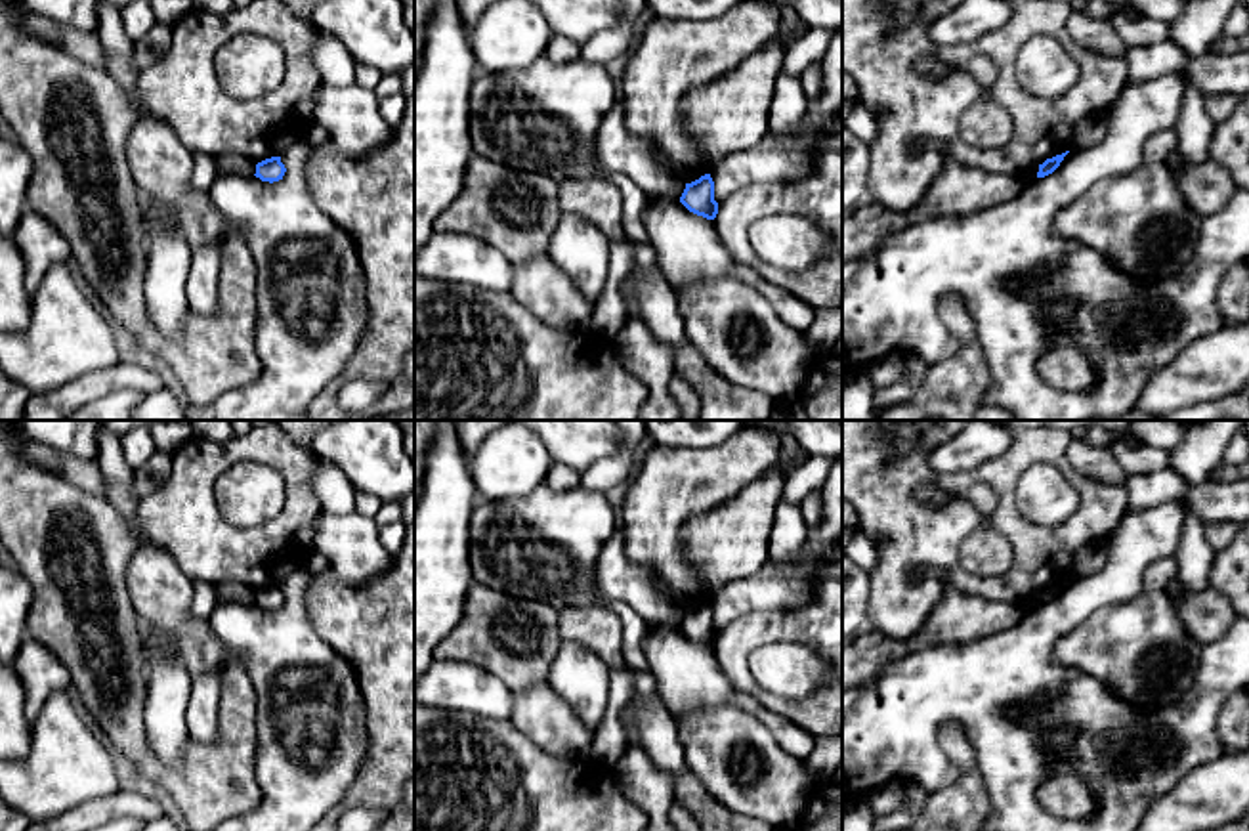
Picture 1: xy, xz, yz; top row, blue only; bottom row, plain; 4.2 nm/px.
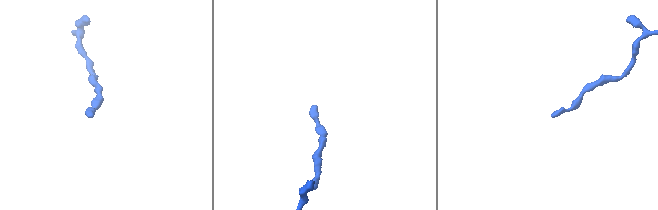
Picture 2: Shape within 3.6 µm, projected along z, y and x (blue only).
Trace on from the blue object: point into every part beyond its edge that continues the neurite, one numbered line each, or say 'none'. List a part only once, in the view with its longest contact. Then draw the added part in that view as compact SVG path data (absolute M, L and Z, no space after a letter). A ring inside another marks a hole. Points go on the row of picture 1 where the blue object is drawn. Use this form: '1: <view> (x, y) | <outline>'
none

